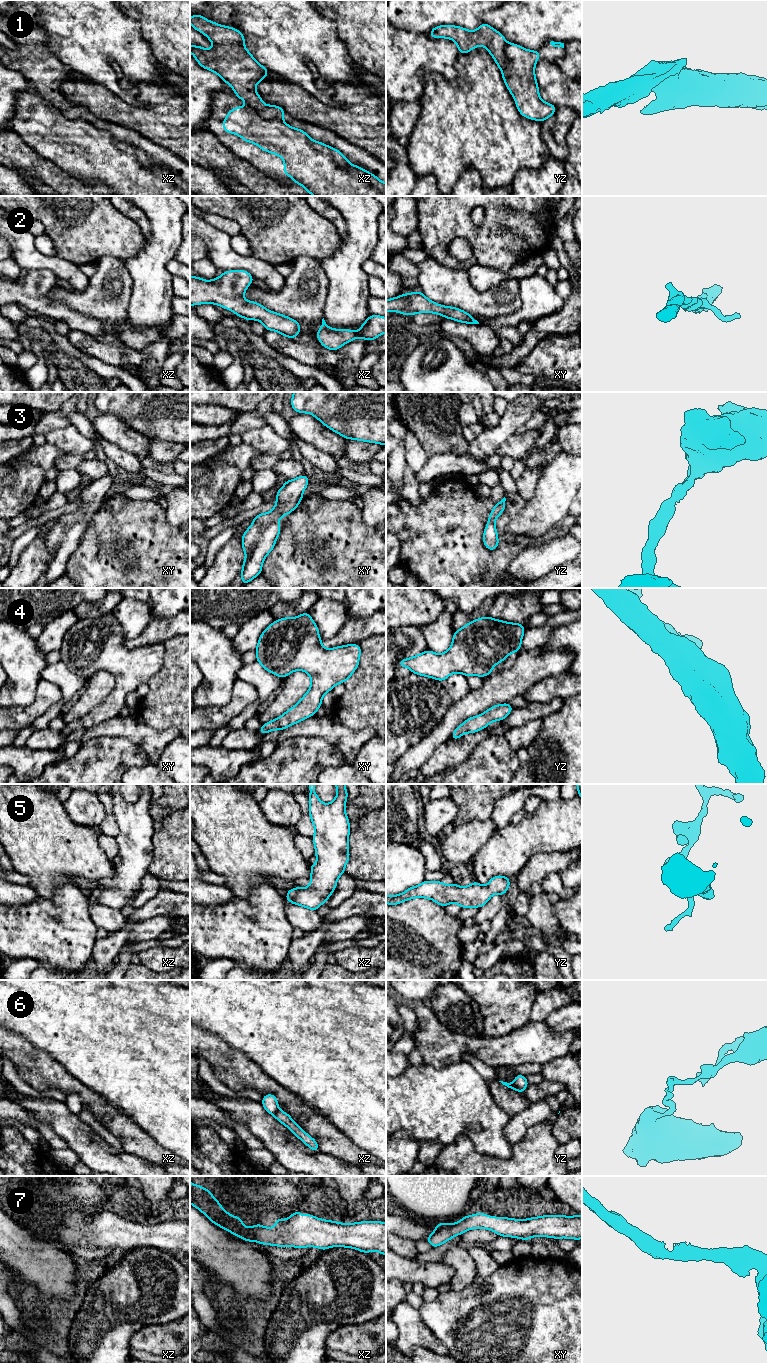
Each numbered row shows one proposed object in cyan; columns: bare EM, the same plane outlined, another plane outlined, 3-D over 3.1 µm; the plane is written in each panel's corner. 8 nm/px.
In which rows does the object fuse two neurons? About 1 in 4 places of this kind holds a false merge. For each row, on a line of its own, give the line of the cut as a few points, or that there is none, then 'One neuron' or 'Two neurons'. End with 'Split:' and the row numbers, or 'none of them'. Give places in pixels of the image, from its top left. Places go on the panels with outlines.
1: Split along xz (249, 105), (264, 118), (277, 118), (282, 121). Two neurons
2: No split. One neuron
3: No split. One neuron
4: No split. One neuron
5: No split. One neuron
6: Split along yz (513, 1082), (522, 1093). Two neurons
7: No split. One neuron
Split: 1, 6

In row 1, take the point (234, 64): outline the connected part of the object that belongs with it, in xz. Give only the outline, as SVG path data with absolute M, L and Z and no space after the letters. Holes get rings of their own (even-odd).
M198 14L191 15L190 24L195 30L202 32L214 45L211 49L190 45L190 52L198 64L204 69L215 72L223 81L232 87L239 99L244 100L261 117L283 121L283 116L286 112L280 106L265 105L261 96L255 91L256 85L267 77L269 71L263 65L259 64L245 48L245 36L235 28L219 25Z

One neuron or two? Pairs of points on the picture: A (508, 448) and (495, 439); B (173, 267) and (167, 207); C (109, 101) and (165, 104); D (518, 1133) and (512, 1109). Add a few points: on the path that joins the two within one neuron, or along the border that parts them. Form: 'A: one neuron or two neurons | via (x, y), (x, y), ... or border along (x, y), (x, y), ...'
A: two neurons | border along (515, 432), (495, 453)
B: two neurons | border along (174, 257), (166, 265), (166, 269), (172, 275)
C: one neuron | via (123, 112), (151, 112)
D: two neurons | border along (530, 1103), (511, 1118)

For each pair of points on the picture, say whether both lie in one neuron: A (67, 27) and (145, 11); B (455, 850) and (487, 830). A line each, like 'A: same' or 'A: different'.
A: different
B: same

